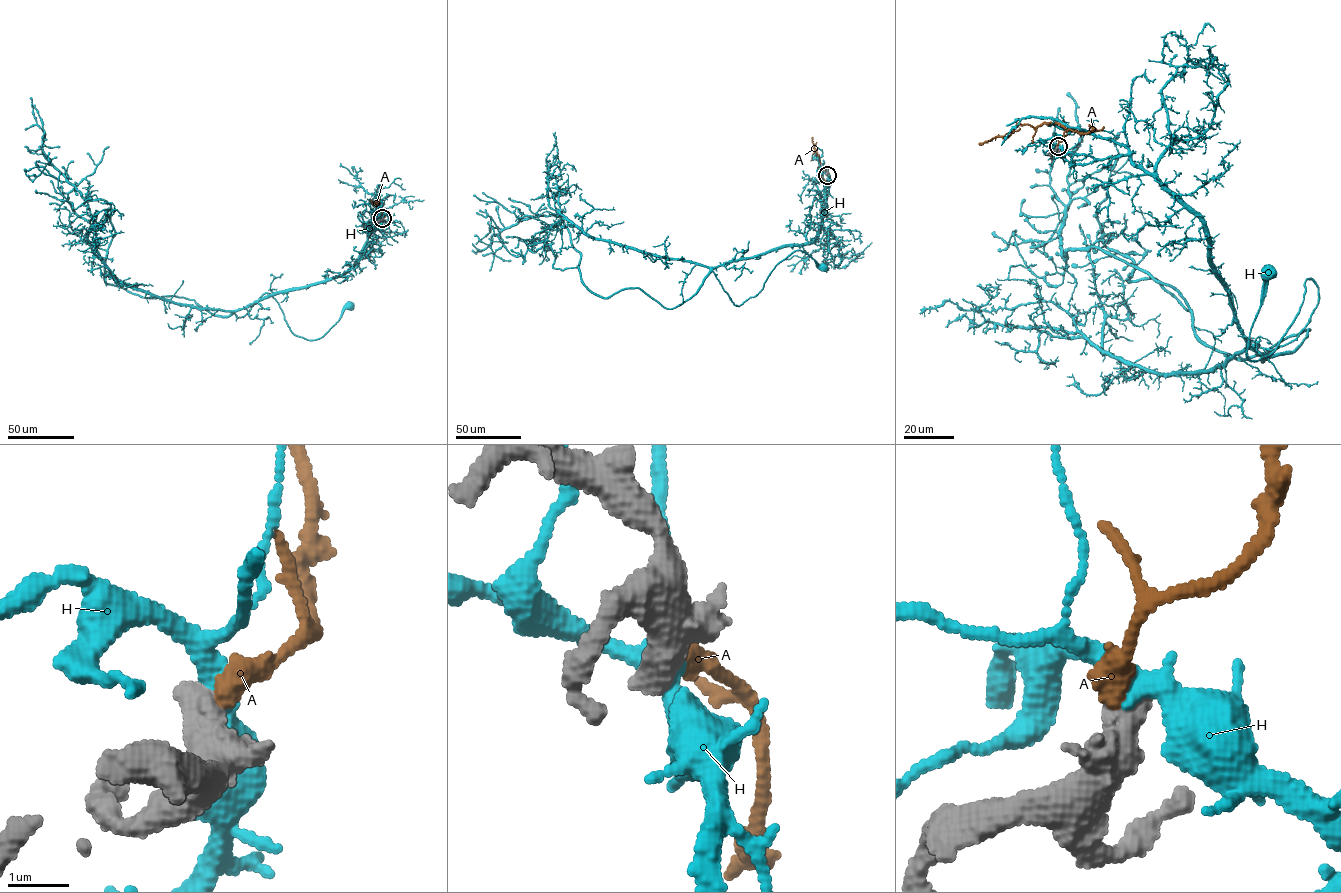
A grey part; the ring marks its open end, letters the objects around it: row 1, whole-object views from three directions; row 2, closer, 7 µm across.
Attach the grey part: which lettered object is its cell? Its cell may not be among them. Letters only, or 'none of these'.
none of these

